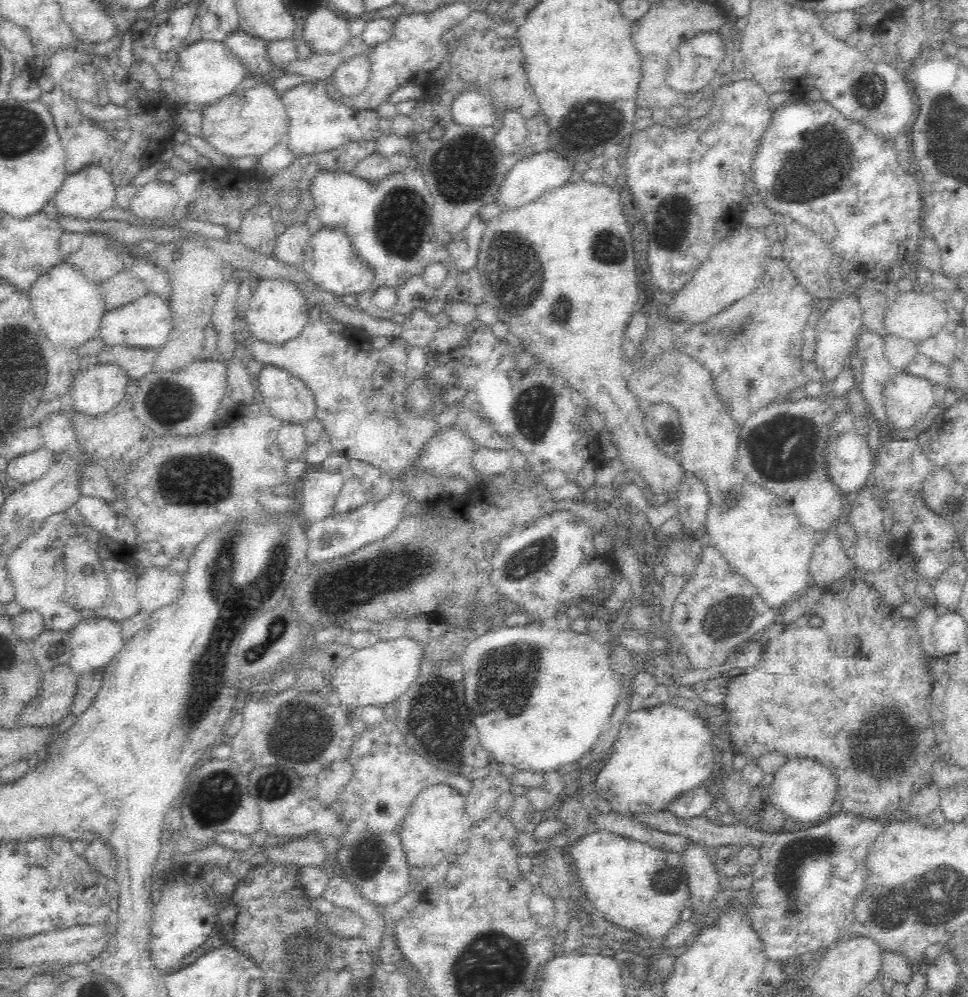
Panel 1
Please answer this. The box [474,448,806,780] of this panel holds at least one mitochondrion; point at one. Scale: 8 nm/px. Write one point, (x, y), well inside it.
(730, 615)

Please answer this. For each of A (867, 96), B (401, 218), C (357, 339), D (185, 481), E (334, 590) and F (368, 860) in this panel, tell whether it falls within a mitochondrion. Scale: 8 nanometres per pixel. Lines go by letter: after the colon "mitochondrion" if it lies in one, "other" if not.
A: mitochondrion
B: mitochondrion
C: other
D: mitochondrion
E: mitochondrion
F: mitochondrion

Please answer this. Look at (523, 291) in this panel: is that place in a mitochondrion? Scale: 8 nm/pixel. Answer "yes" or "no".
yes

